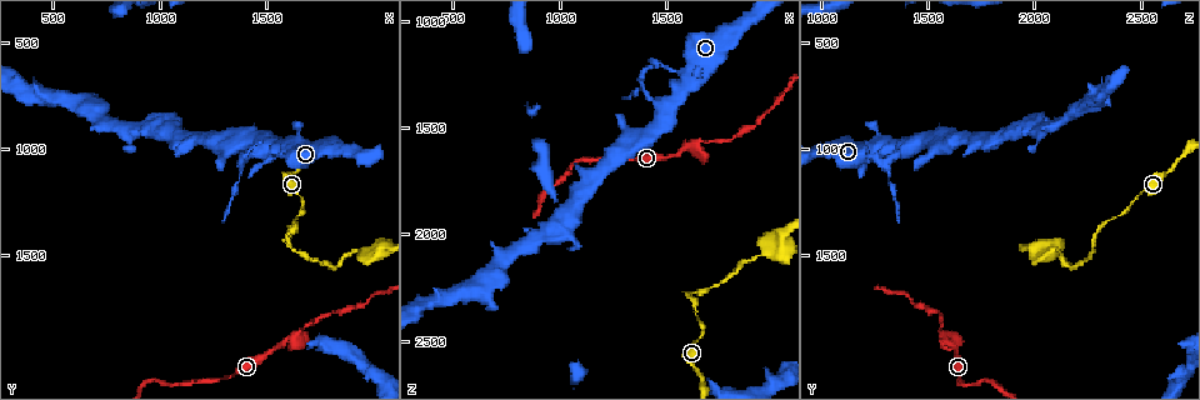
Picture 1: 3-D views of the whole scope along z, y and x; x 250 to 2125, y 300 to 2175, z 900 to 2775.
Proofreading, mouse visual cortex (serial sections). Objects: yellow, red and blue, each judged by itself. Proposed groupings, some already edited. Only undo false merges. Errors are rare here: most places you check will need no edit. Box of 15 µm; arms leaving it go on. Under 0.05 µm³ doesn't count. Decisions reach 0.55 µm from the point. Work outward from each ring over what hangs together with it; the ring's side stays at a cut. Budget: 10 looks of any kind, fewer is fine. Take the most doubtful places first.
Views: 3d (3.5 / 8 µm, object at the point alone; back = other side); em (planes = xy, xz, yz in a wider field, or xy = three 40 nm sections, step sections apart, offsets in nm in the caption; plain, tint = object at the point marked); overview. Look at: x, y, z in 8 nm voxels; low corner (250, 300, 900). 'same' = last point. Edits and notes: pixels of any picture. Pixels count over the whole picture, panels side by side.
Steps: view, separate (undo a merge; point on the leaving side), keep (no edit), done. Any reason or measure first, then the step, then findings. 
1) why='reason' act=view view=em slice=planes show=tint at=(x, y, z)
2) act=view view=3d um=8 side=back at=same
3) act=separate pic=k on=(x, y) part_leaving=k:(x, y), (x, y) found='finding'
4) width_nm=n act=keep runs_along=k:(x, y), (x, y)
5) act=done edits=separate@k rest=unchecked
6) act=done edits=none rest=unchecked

why='narrows sharply' act=view view=3d um=3.5 at=(1290, 2070, 1660)

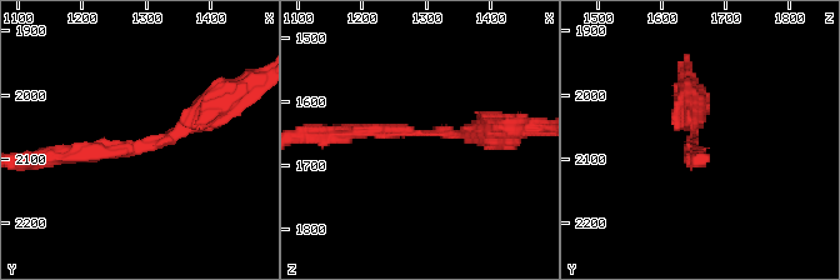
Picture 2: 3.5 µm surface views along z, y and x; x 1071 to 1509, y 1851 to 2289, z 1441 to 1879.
arm_widths_nm=150,300 why='now the EM' act=view view=em slice=xy step=2 show=tint at=(1290, 2075, 1650)

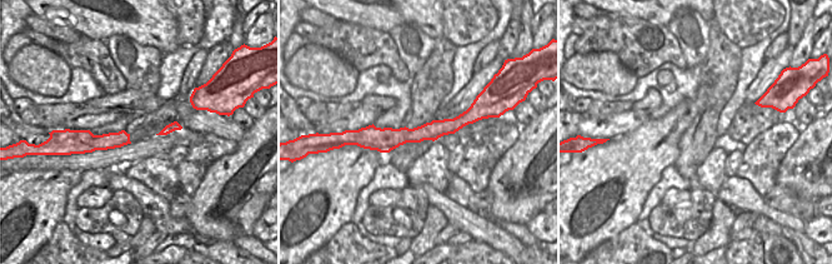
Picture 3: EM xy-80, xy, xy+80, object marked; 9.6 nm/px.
width_nm=190 act=keep runs_along=3:(471, 119), (416, 135), (365, 139) found='continuous, no second cell'

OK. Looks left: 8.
why='a fork' act=view view=3d um=8 side=back at=(1640, 1900, 1590)

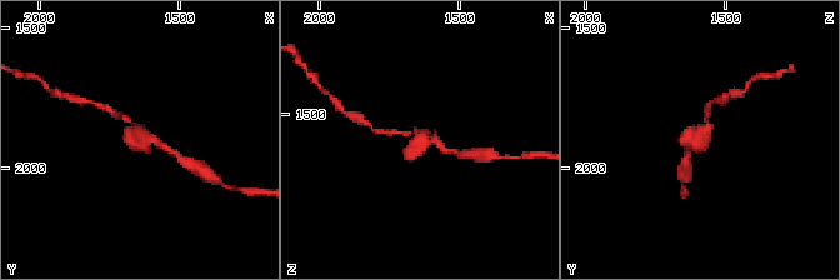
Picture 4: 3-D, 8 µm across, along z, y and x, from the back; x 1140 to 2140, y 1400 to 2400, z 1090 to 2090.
act=view view=3d um=3.5 side=back at=(1630, 1890, 1580)

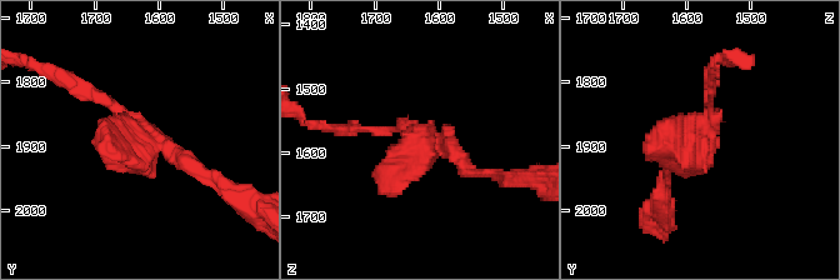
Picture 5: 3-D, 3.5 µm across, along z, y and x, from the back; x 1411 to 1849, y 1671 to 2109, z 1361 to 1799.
why='shape alone is not enough' act=view view=em slice=xy step=1 show=tint at=(1635, 1885, 1585)

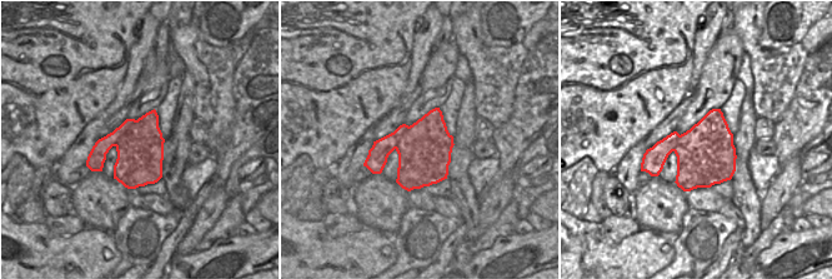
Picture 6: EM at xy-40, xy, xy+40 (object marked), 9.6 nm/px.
act=separate pic=5 on=(696, 165) found='a second cell is stuck on'

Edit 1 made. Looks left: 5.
why='a narrow waist' act=view view=3d um=3.5 at=(1400, 1070, 1310)

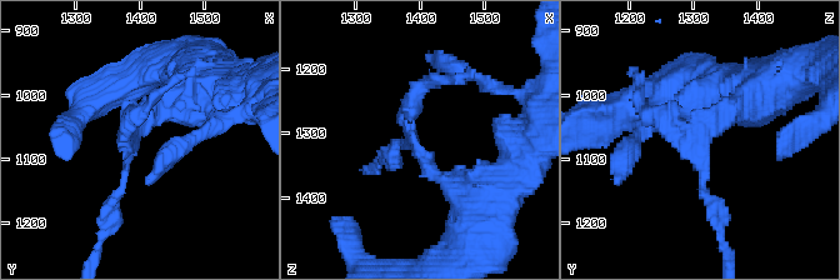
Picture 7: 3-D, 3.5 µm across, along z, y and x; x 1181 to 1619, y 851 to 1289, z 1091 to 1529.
act=view view=em slice=xy step=5 show=plain at=(1395, 1060, 1315)

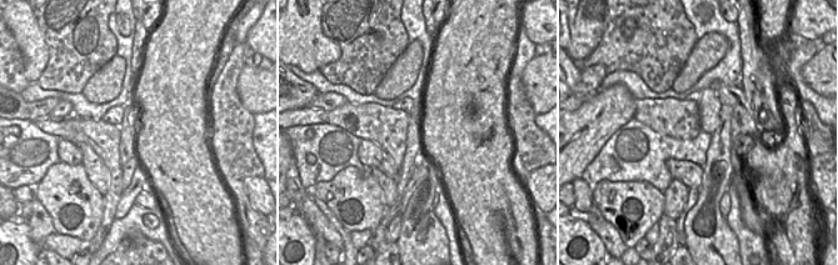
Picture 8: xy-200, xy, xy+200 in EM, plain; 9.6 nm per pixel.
why='where the object lies' act=view view=em slice=xy step=5 show=tint at=same

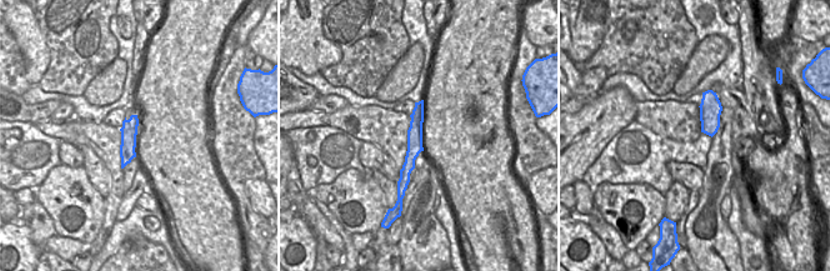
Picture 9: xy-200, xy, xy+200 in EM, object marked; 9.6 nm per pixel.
act=keep runs_along=7:(469, 193), (411, 141), (426, 84) found='all the same cell'

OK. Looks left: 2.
why='sharp bend' act=view view=3d um=3.5 at=(1590, 1440, 2280)

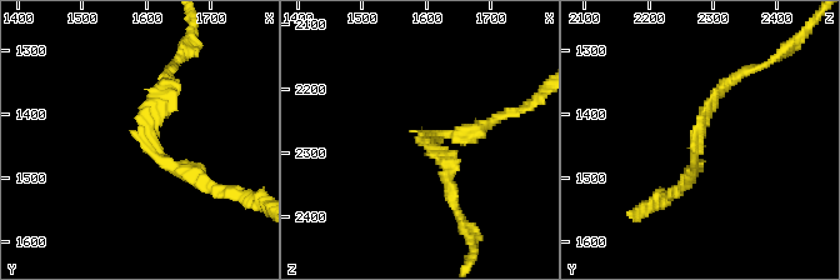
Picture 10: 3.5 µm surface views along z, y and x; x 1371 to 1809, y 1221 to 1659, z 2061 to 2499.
act=keep found='all the same cell'

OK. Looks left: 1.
act=done edits=separate@5 rest=unchecked

